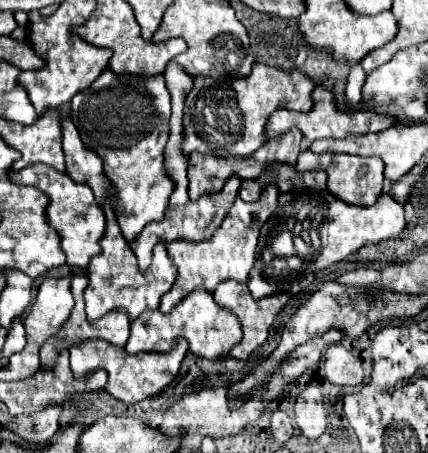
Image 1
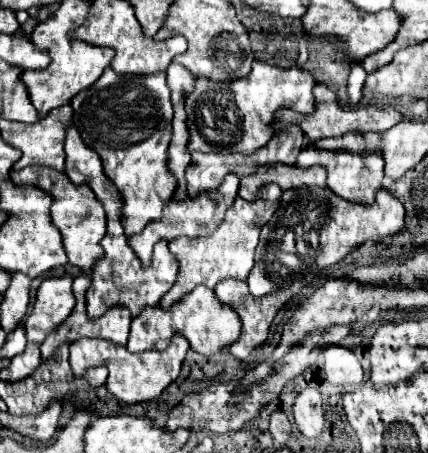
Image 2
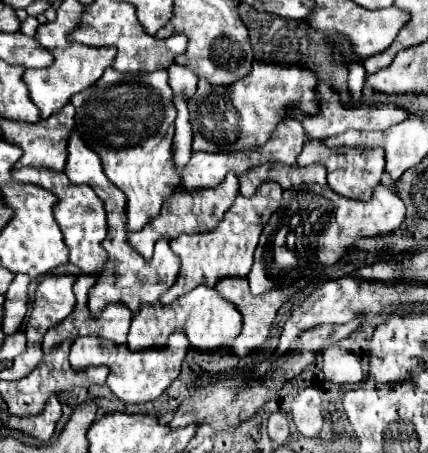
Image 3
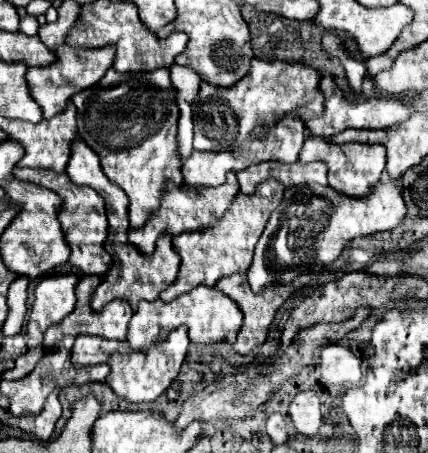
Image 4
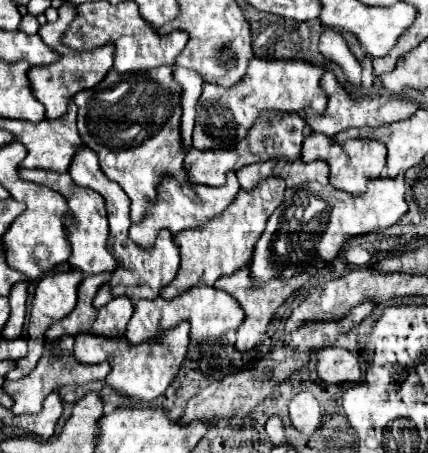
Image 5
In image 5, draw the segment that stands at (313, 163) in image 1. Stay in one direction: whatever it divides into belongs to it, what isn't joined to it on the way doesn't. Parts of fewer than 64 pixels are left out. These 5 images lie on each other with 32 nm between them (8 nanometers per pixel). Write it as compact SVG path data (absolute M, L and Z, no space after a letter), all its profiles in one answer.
M310 132L304 140L302 148L302 160L324 160L330 166L330 184L334 188L340 188L350 194L360 194L366 190L366 184L370 178L378 178L386 166L386 148L380 140L346 140L338 142L334 138L328 138L324 134Z

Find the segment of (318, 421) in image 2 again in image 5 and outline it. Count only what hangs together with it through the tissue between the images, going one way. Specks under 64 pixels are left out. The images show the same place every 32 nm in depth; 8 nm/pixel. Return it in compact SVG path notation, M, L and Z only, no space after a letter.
M300 392L292 398L290 406L290 424L300 430L302 434L314 434L320 426L320 406L314 394Z

